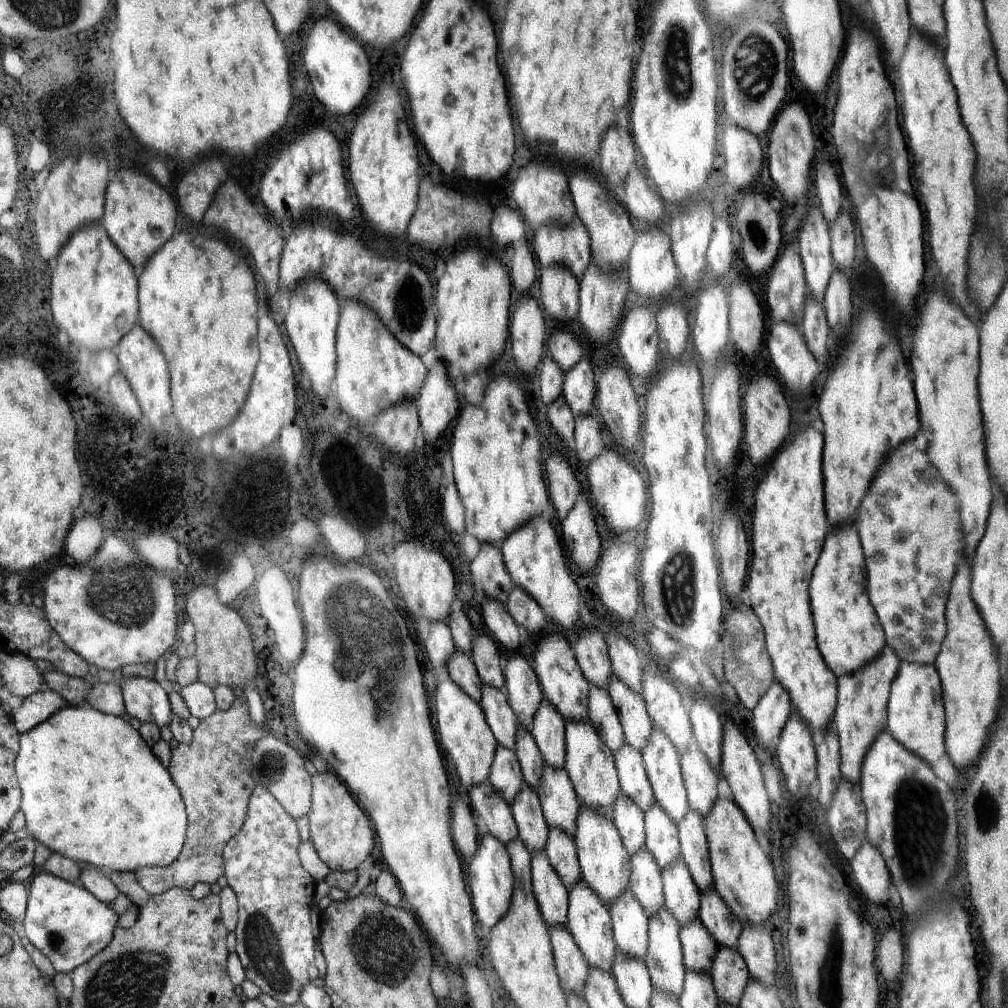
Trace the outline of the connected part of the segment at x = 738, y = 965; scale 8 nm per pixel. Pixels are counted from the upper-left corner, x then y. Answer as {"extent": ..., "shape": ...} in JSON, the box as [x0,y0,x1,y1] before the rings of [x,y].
{"extent":[710,945,751,1006],"shape":[[[721,945],[717,948],[710,976],[719,1004],[739,1006],[742,992],[747,988],[751,977],[737,948]]]}

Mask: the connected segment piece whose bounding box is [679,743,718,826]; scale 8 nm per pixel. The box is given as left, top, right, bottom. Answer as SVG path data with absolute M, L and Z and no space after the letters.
M697 743L679 754L679 761L689 808L702 818L705 826L706 816L716 804L718 774L710 768L706 754Z

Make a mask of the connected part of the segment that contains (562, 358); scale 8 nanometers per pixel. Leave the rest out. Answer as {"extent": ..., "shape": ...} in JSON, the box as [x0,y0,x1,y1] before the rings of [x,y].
{"extent":[546,326,582,374],"shape":[[[563,326],[550,336],[546,353],[552,357],[564,374],[573,369],[582,359],[582,347],[571,330],[568,330],[568,326],[566,330]]]}

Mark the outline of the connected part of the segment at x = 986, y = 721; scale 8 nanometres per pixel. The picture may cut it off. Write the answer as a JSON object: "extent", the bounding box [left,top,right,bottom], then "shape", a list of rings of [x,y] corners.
{"extent":[934,562,1000,772],"shape":[[[960,562],[952,579],[945,617],[947,633],[934,665],[943,688],[945,752],[954,768],[962,772],[980,756],[1000,706],[1000,674],[996,650],[970,598],[970,566],[966,562]]]}

